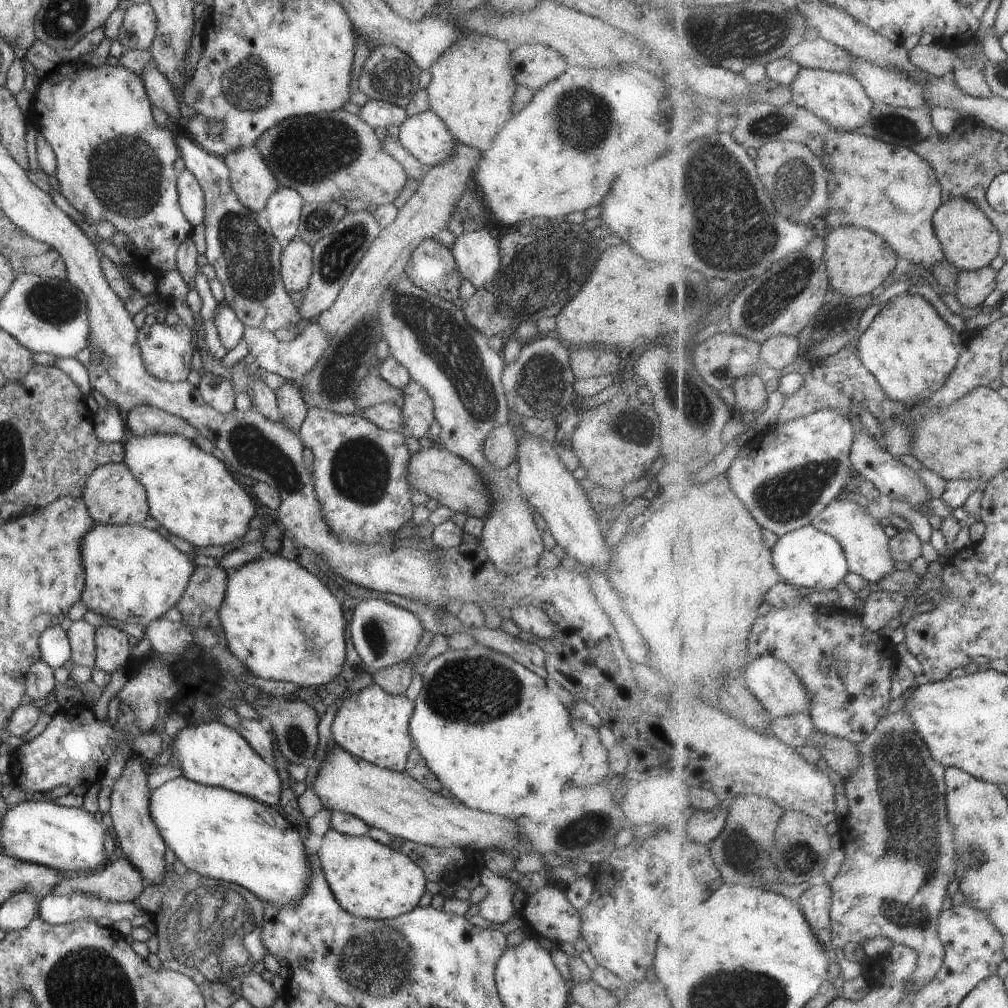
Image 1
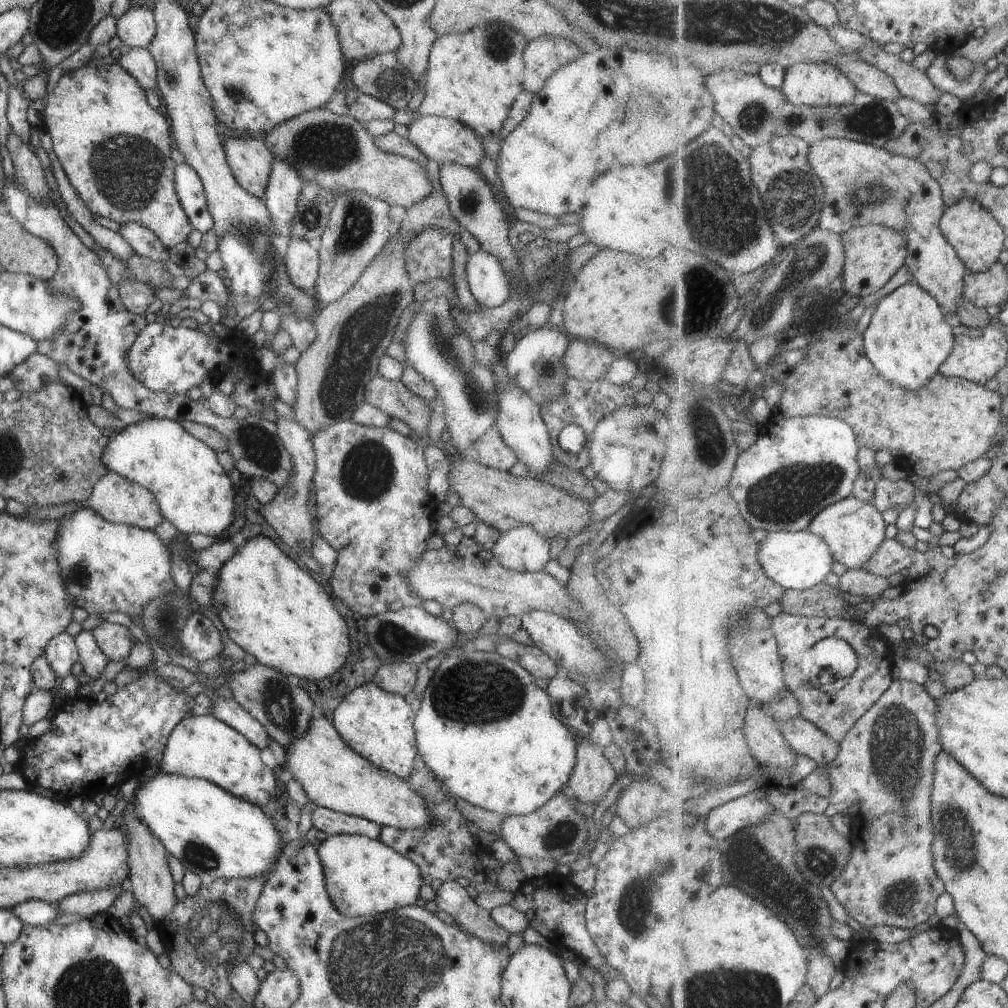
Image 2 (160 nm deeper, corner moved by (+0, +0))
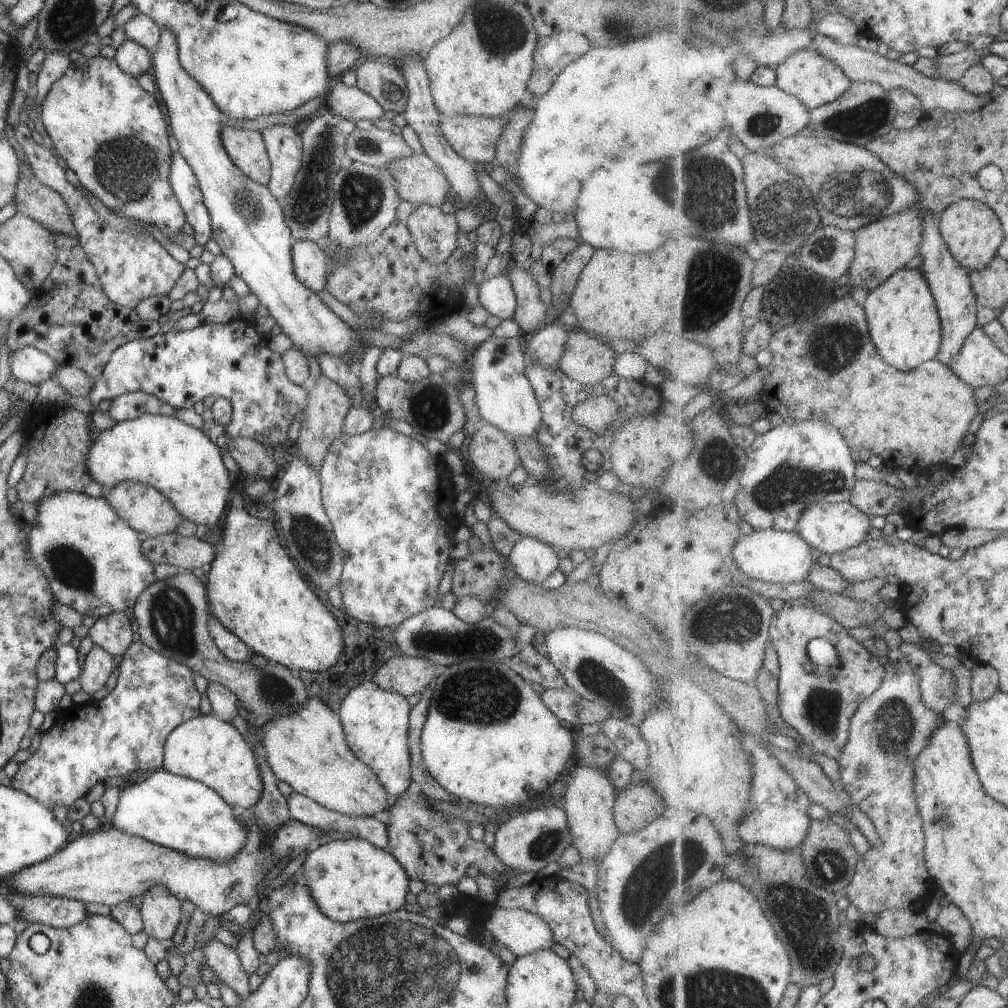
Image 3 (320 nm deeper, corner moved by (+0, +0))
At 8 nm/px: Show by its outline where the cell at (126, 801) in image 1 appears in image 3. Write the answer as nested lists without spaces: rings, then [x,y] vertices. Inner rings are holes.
[[[161,885],[152,886],[142,894],[138,908],[142,918],[142,931],[167,945],[179,924],[179,899]]]

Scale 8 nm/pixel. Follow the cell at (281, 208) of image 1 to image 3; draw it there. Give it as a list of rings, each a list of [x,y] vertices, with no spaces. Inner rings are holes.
[[[273,124],[260,133],[270,160],[270,179],[266,187],[280,202],[290,191],[301,164],[302,138],[299,129],[289,125]]]

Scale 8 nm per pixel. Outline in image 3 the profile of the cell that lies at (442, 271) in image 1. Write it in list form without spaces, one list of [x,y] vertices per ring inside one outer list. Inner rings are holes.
[[[419,205],[403,222],[423,260],[439,264],[451,259],[458,231],[454,213],[446,214],[439,207]]]

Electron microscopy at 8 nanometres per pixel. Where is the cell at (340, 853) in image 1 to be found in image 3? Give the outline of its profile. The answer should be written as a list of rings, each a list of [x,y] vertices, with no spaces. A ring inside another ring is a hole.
[[[359,838],[317,844],[305,855],[299,873],[321,914],[338,923],[396,911],[404,904],[409,878],[388,852]]]

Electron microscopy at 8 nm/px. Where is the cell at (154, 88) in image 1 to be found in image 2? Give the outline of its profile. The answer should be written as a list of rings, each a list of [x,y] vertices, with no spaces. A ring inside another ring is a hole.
[[[123,48],[117,64],[126,70],[142,89],[155,90],[157,76],[155,61],[146,48]]]

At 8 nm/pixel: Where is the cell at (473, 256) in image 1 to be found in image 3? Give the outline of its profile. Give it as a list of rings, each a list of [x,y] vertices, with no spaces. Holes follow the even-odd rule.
[[[501,274],[483,280],[478,289],[480,306],[486,310],[488,315],[497,316],[499,320],[511,319],[516,298],[510,280]]]

